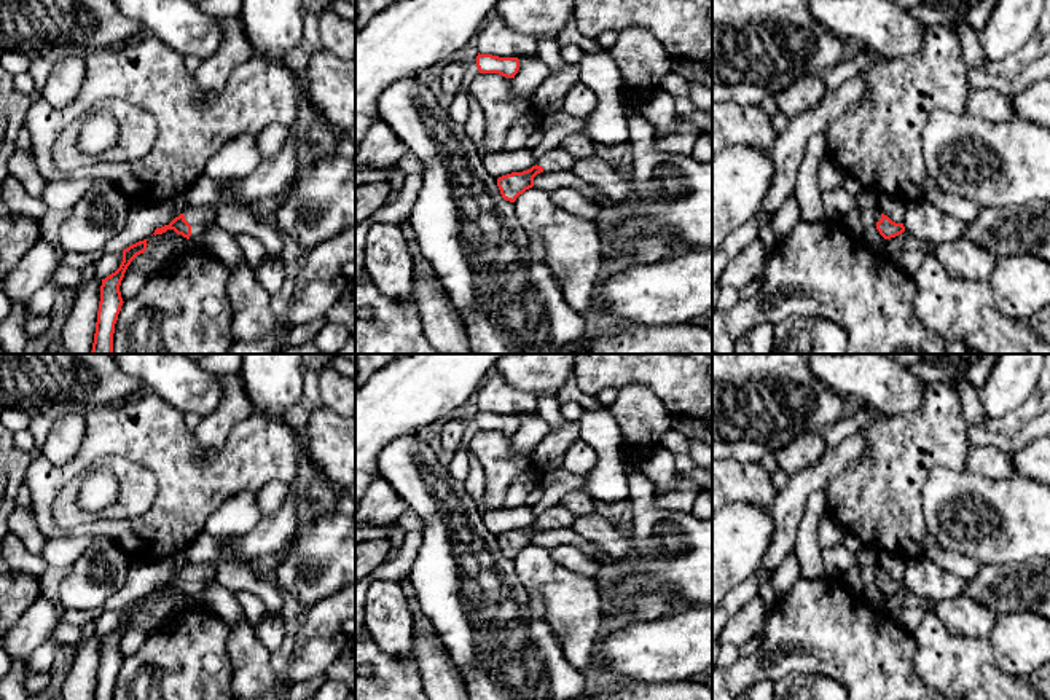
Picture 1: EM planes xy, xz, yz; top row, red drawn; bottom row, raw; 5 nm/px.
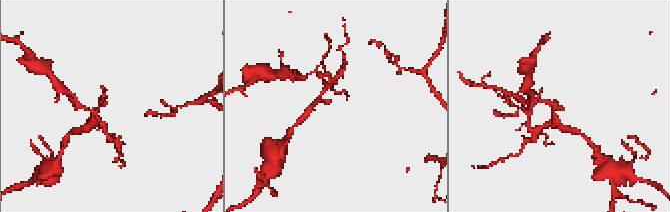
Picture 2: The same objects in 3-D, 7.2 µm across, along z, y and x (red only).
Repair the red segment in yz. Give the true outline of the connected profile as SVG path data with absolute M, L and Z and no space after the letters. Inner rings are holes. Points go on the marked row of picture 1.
M880 209L872 210L870 218L876 223L876 230L884 239L895 238L905 231L903 223L892 222Z

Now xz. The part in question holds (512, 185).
M558 147L545 155L539 155L535 164L523 172L511 172L497 179L497 187L503 199L515 203L519 195L534 187L534 177L540 172L570 171L575 158Z

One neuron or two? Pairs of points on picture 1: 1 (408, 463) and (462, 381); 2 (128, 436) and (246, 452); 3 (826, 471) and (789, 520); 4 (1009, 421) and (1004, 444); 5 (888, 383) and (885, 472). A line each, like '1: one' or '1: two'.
1: two
2: one
3: one
4: two
5: two

